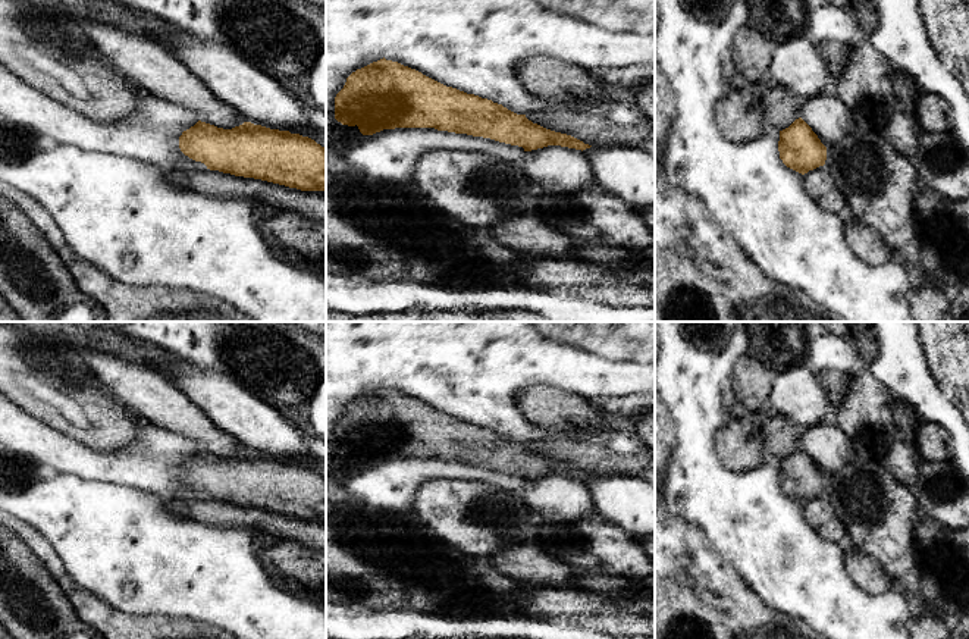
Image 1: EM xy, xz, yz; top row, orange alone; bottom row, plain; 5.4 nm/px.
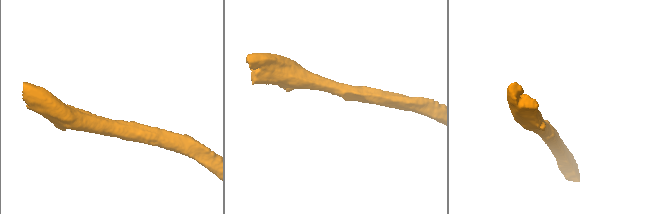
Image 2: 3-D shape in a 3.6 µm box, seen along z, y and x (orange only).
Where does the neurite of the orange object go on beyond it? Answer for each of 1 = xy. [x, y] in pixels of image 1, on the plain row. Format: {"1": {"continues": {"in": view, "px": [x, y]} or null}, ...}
{"1": {"continues": null}}

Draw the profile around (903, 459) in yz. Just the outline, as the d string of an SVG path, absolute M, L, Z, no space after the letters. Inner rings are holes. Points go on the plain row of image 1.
M899 438L885 454L882 464L894 479L906 486L913 486L919 477L922 455L915 441Z

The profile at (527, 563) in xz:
M537 545L502 548L487 561L512 580L548 589L574 589L574 579L584 573L548 555Z

